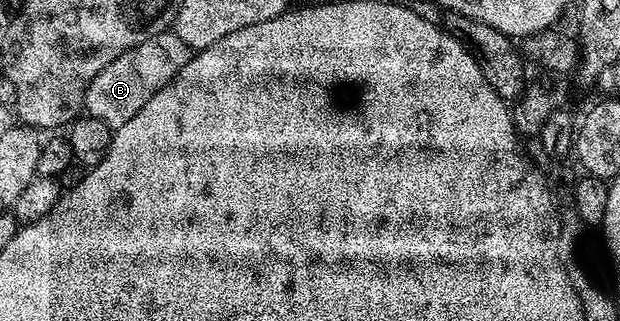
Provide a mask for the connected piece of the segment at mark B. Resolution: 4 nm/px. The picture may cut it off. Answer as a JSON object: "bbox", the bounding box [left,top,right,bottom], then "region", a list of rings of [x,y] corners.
{"bbox":[83,29,192,129],"region":[[[171,29],[141,41],[141,45],[133,45],[133,49],[121,53],[117,61],[109,61],[109,65],[105,65],[105,69],[93,77],[83,98],[86,114],[97,117],[97,121],[105,121],[105,125],[112,129],[125,125],[125,121],[134,117],[141,110],[141,105],[153,97],[153,93],[165,89],[165,85],[169,85],[169,81],[173,81],[173,77],[185,69],[192,54],[191,48]]]}

